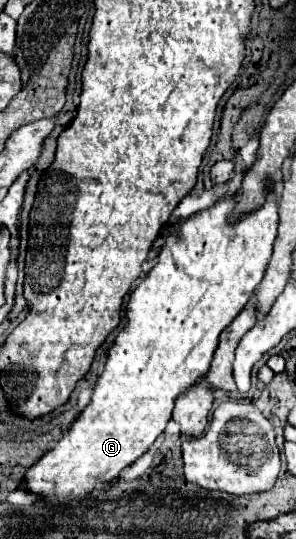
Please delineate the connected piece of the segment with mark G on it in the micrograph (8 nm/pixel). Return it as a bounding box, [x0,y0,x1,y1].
[24,186,278,506]

